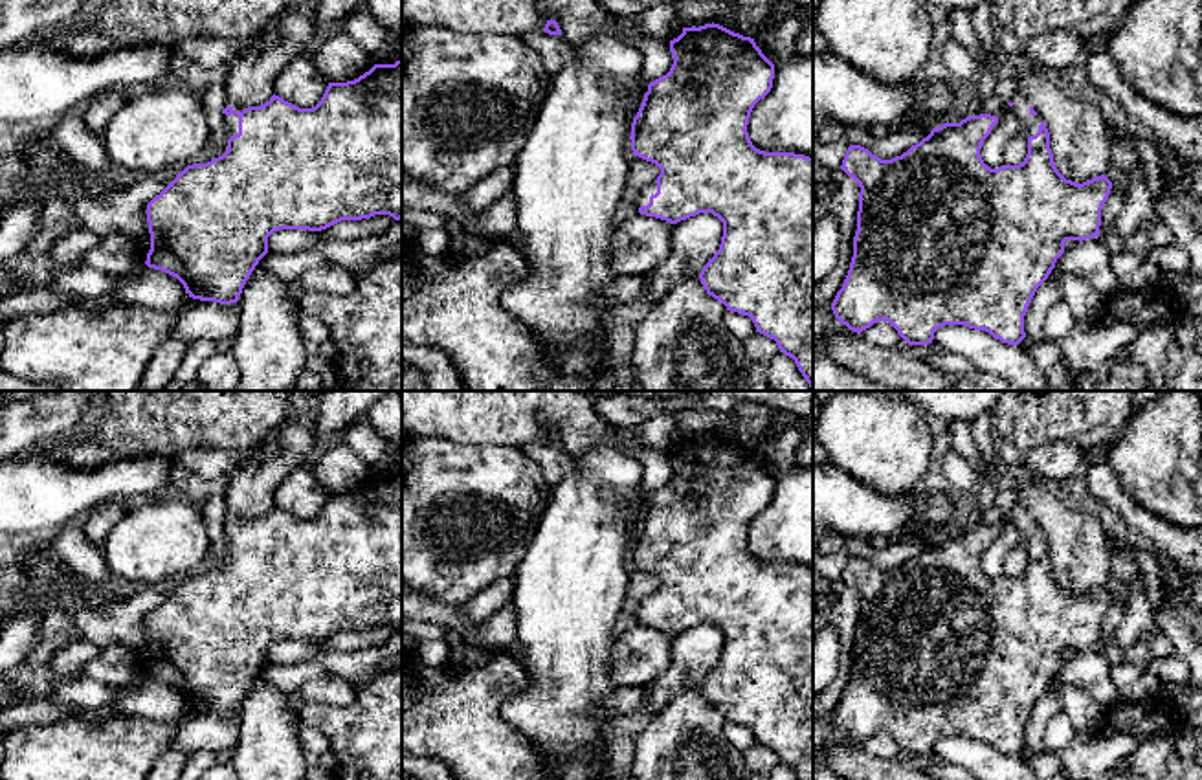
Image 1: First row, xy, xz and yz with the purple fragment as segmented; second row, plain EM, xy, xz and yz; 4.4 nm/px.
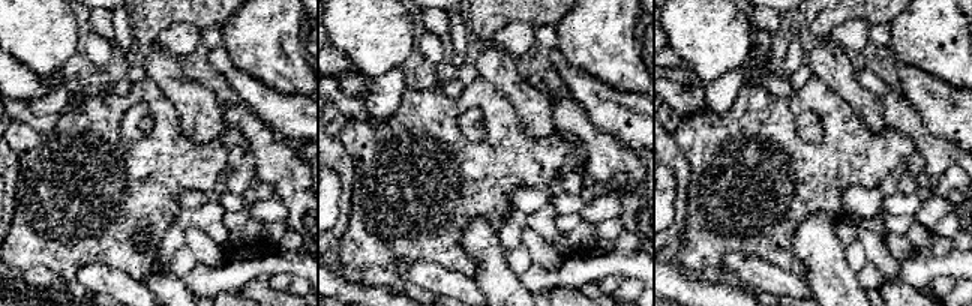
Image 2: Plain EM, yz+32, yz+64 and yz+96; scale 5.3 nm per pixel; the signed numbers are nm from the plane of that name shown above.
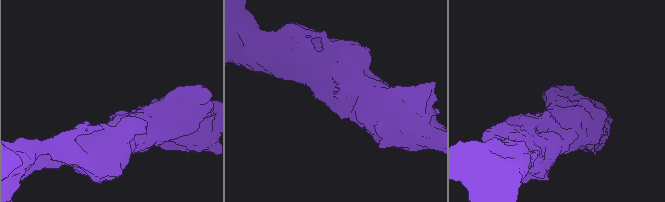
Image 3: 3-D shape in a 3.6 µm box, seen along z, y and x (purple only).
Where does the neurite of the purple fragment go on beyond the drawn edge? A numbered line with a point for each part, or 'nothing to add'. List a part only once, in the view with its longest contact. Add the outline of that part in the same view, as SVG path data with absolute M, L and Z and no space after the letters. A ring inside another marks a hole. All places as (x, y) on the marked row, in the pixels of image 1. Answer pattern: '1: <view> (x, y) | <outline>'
1: xy (232, 122) | M226 103L226 106L231 106L235 112L231 116L222 116L222 121L226 125L226 132L228 132L228 138L239 134L239 112L242 112L246 106L240 106L240 105L231 105L231 103Z

